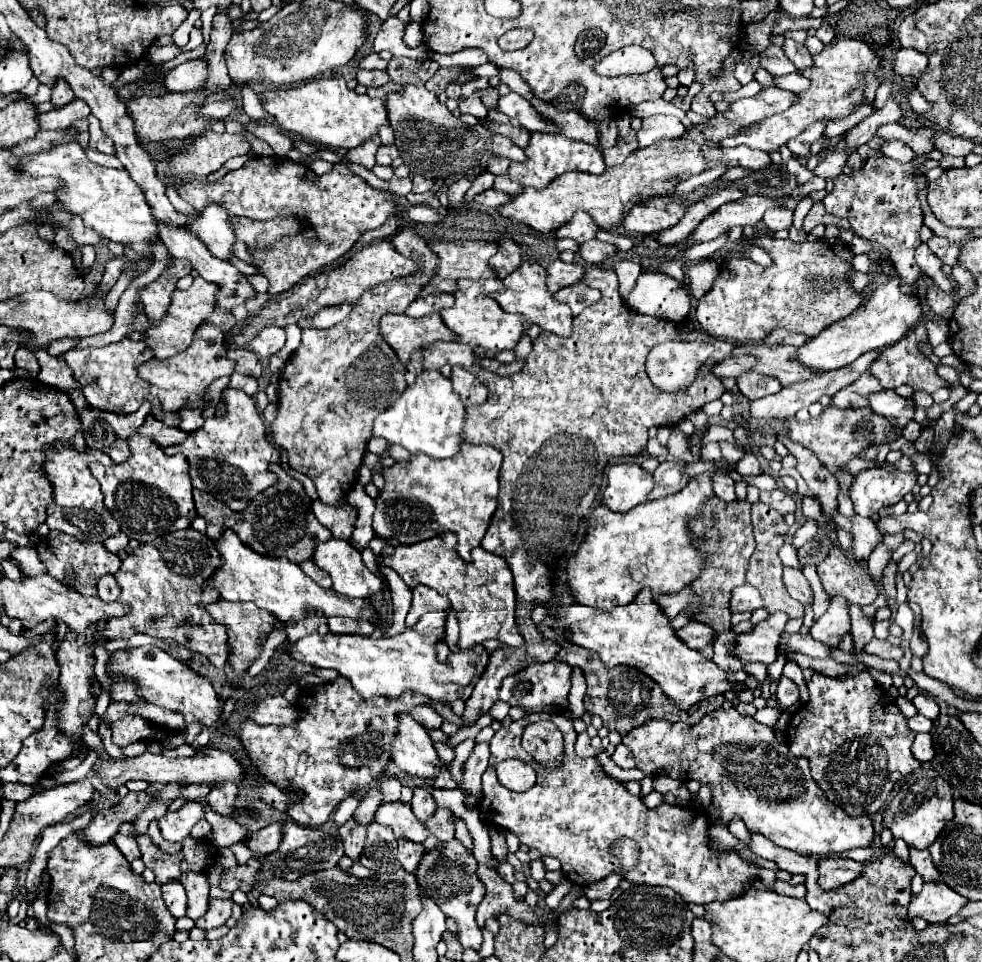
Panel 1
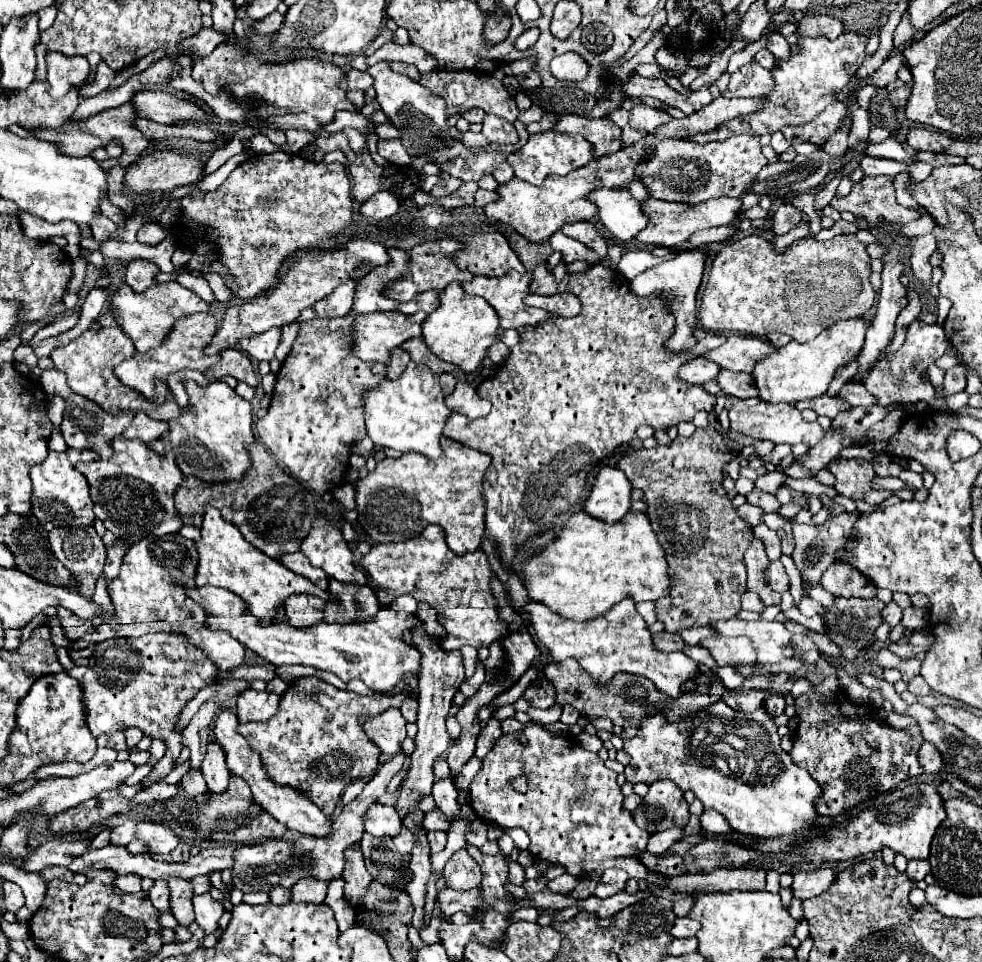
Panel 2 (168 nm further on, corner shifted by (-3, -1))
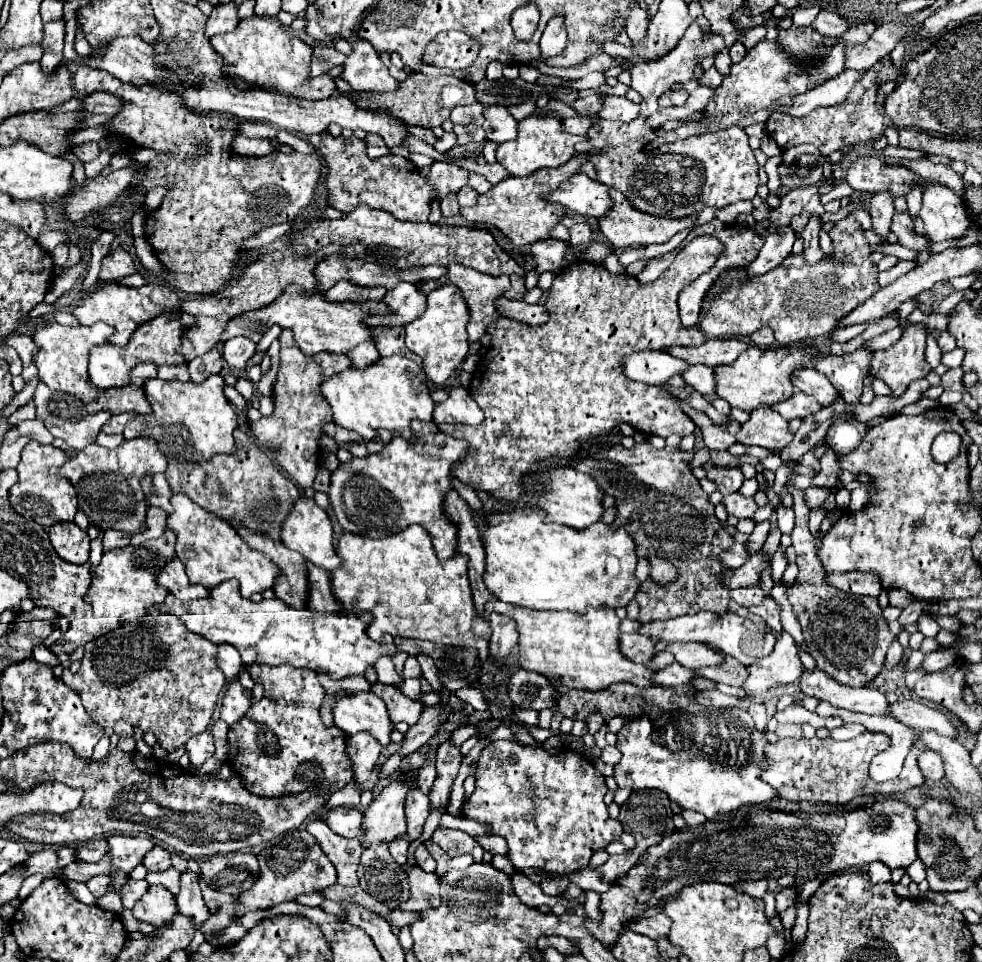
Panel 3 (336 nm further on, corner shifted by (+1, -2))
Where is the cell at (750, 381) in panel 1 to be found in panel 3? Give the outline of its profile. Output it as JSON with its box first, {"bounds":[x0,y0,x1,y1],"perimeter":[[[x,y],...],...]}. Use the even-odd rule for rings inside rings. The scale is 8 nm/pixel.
{"bounds":[680,366,714,396],"perimeter":[[[688,366],[680,374],[688,386],[698,390],[702,396],[714,396],[714,374],[708,366]]]}

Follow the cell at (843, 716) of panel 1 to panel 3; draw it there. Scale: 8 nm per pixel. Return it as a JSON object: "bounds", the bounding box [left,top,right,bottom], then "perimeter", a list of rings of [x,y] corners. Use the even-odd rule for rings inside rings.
{"bounds":[760,732,924,804],"perimeter":[[[866,732],[860,734],[852,740],[840,742],[834,738],[780,738],[776,744],[768,744],[764,748],[764,756],[766,756],[766,770],[764,774],[760,774],[760,778],[764,778],[766,784],[770,784],[778,796],[786,798],[786,800],[794,800],[794,802],[814,802],[814,804],[848,804],[850,800],[858,798],[858,796],[878,796],[878,794],[898,794],[898,792],[906,792],[910,788],[916,788],[924,782],[924,776],[918,768],[918,756],[924,752],[924,744],[918,740],[910,754],[906,756],[904,762],[904,770],[900,772],[900,776],[896,778],[896,786],[894,782],[890,782],[888,786],[876,784],[870,776],[868,776],[868,764],[870,760],[886,750],[890,746],[890,738],[886,734],[880,732]]]}

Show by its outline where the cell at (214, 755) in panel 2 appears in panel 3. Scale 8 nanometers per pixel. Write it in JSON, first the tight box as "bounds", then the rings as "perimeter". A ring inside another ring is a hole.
{"bounds":[186,732,214,768],"perimeter":[[[210,732],[196,734],[196,738],[190,738],[186,742],[186,752],[190,754],[190,762],[200,768],[212,754],[214,754],[214,740]]]}

